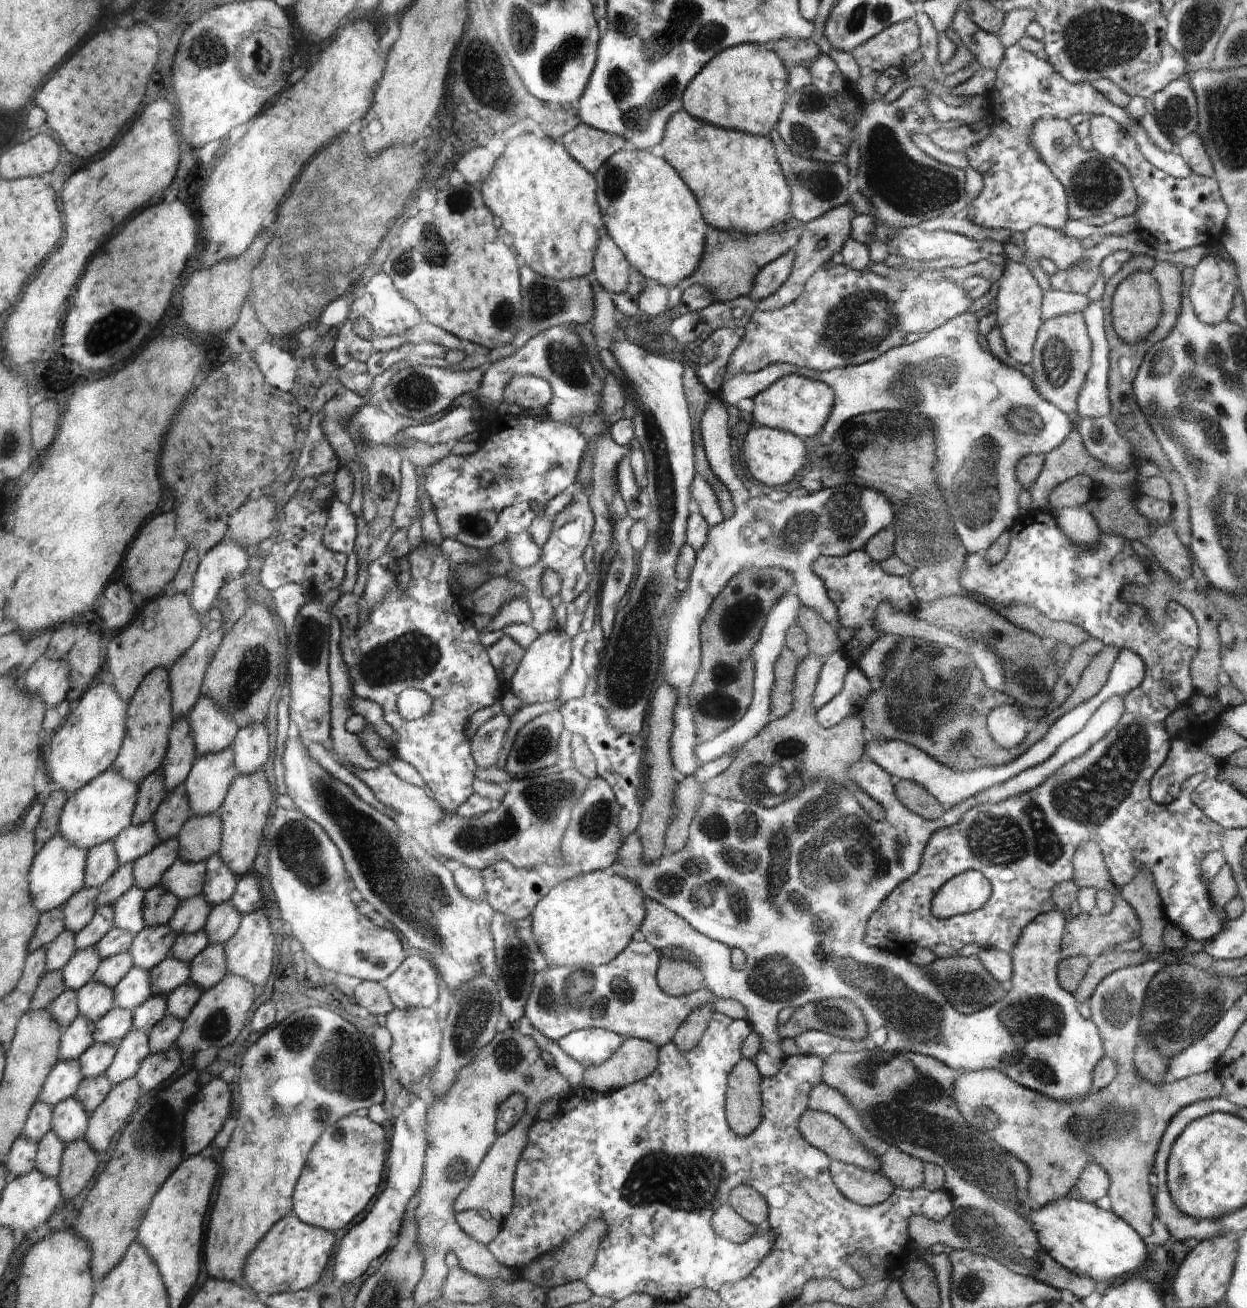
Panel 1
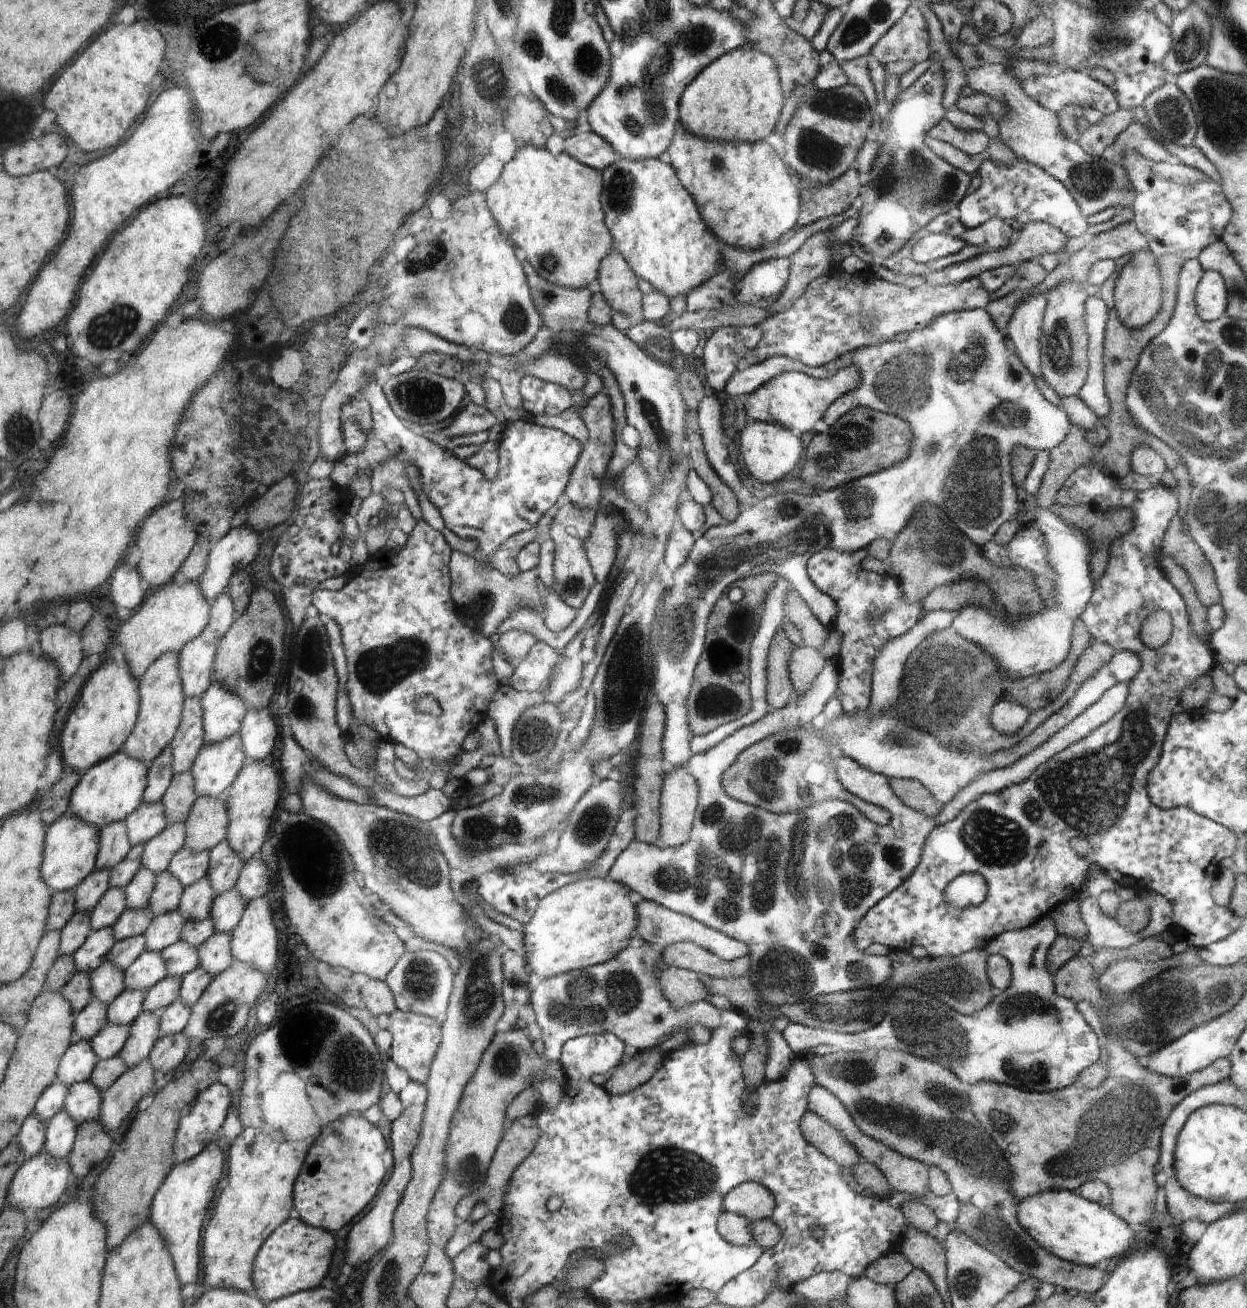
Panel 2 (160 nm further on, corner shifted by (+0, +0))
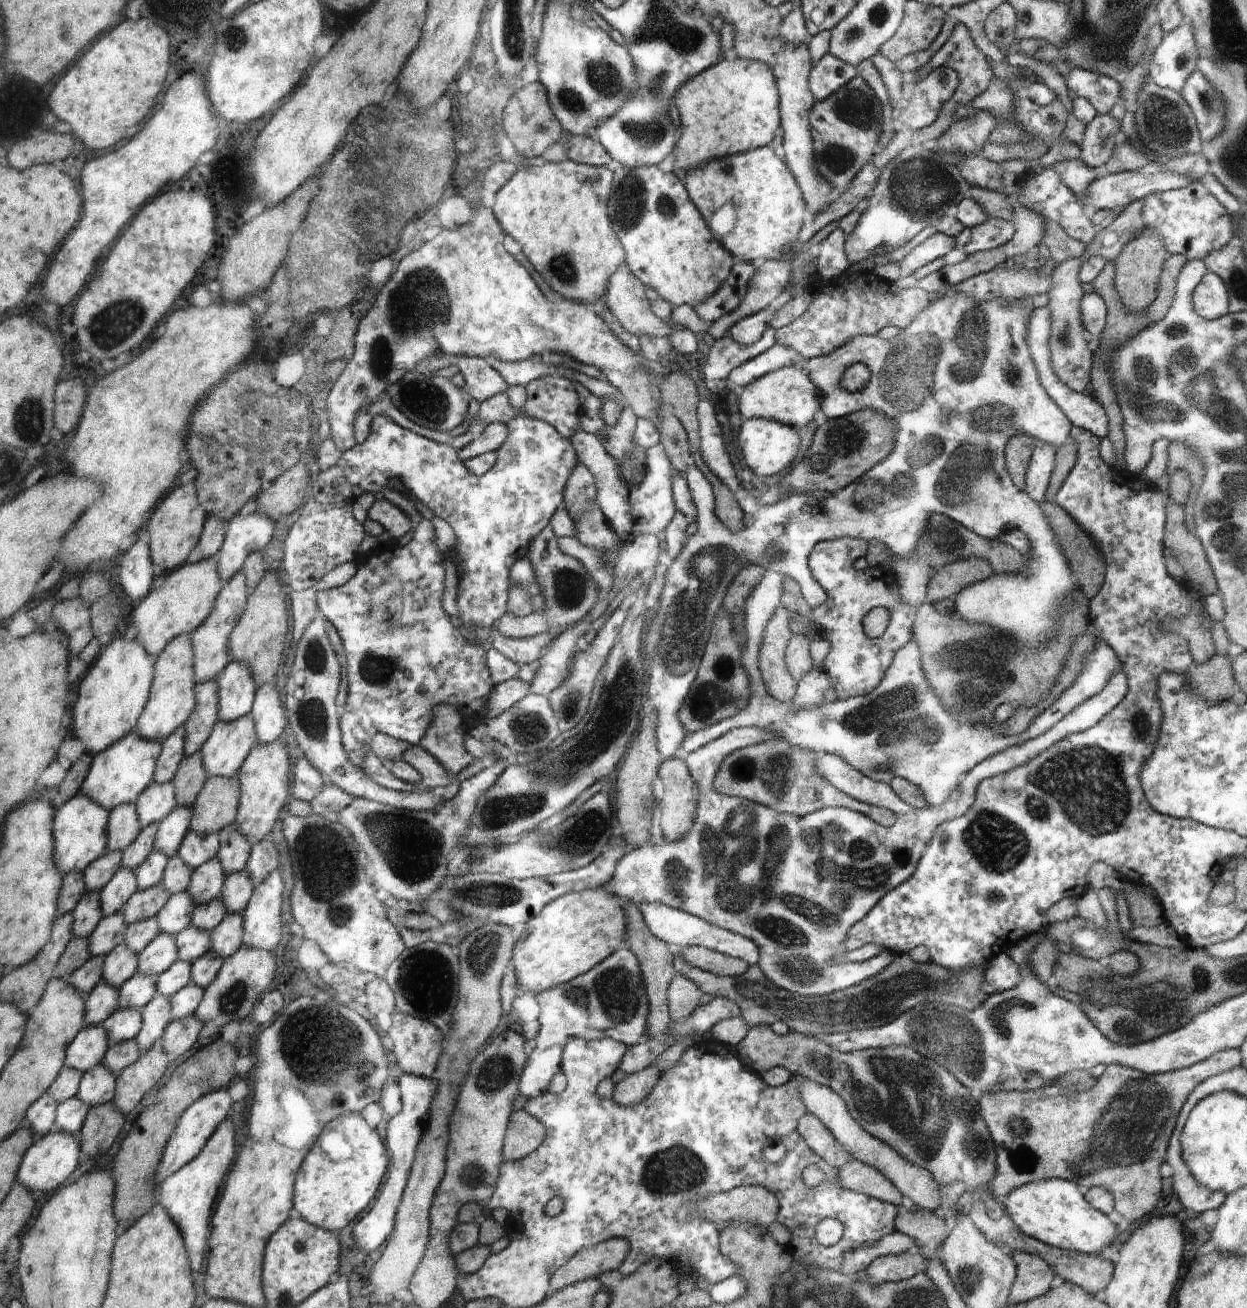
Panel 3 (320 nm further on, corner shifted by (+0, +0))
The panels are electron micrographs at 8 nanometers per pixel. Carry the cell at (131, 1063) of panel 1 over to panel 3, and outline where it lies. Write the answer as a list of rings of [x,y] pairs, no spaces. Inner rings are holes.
[[[155,996],[139,1010],[141,1028],[134,1042],[140,1054],[156,1047],[162,1039],[165,1029],[171,1022],[170,1006],[168,996]]]

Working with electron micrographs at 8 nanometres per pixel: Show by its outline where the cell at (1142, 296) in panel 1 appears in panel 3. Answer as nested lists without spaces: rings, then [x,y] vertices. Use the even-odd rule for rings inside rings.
[[[1146,228],[1144,234],[1140,234],[1138,238],[1128,242],[1128,245],[1122,249],[1120,256],[1113,261],[1116,266],[1114,283],[1119,299],[1123,306],[1126,306],[1126,310],[1136,314],[1136,312],[1146,310],[1156,300],[1159,280],[1167,256],[1164,246],[1160,242],[1160,236]]]

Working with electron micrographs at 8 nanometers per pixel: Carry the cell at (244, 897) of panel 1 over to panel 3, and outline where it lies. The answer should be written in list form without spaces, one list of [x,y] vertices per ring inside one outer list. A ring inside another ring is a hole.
[[[264,838],[251,846],[250,858],[245,867],[248,878],[254,884],[264,882],[274,870],[279,868],[279,853],[271,839]]]

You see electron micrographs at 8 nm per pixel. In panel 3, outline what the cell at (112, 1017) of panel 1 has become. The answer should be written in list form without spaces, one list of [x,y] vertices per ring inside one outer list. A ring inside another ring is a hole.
[[[135,974],[118,992],[120,1010],[140,1010],[156,995],[157,976]]]

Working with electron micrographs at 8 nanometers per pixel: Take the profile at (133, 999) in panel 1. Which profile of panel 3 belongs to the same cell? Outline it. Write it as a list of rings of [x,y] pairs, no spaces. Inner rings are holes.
[[[161,932],[136,956],[136,973],[158,976],[177,962],[175,936]]]

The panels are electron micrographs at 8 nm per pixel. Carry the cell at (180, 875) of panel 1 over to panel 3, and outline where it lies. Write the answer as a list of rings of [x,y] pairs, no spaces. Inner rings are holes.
[[[188,831],[180,844],[177,854],[184,864],[188,864],[192,870],[196,870],[198,866],[202,866],[208,860],[217,857],[219,849],[220,838],[217,833],[200,836],[196,832]]]

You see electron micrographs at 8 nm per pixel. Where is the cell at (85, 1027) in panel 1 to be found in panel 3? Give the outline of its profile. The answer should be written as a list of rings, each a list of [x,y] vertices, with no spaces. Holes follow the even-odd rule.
[[[101,982],[89,993],[86,1000],[86,1020],[90,1026],[100,1025],[119,1010],[118,992],[116,988]]]

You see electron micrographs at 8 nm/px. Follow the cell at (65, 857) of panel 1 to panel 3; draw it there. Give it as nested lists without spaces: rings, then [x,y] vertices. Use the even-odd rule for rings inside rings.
[[[82,793],[72,798],[57,812],[54,836],[56,837],[56,858],[65,875],[70,872],[83,873],[94,860],[107,854],[109,810],[86,798]]]

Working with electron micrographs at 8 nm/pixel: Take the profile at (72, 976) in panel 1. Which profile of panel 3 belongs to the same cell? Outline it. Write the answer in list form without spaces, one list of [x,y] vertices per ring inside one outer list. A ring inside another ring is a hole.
[[[121,911],[103,918],[88,938],[90,956],[108,955],[123,943],[126,930],[127,926],[124,924]]]

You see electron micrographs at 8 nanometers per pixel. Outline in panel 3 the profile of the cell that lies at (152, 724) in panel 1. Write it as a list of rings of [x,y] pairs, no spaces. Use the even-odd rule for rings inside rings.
[[[182,634],[165,647],[158,655],[154,666],[153,685],[150,686],[149,701],[137,722],[136,732],[140,738],[164,740],[186,723],[196,706],[194,686],[194,649],[190,635]]]

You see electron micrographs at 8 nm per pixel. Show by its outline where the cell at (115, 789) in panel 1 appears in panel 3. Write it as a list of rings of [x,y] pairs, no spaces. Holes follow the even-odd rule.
[[[136,731],[129,733],[117,745],[93,756],[88,775],[82,784],[82,794],[109,811],[116,806],[136,803],[138,796],[152,784],[162,744],[162,740],[140,738]]]

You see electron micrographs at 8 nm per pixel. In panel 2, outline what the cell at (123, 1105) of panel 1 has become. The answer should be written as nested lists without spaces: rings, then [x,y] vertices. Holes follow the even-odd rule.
[[[144,1060],[134,1068],[127,1068],[126,1072],[106,1090],[101,1105],[100,1124],[110,1130],[117,1130],[122,1120],[136,1108],[138,1100],[147,1096],[154,1084],[154,1069],[150,1062]]]

